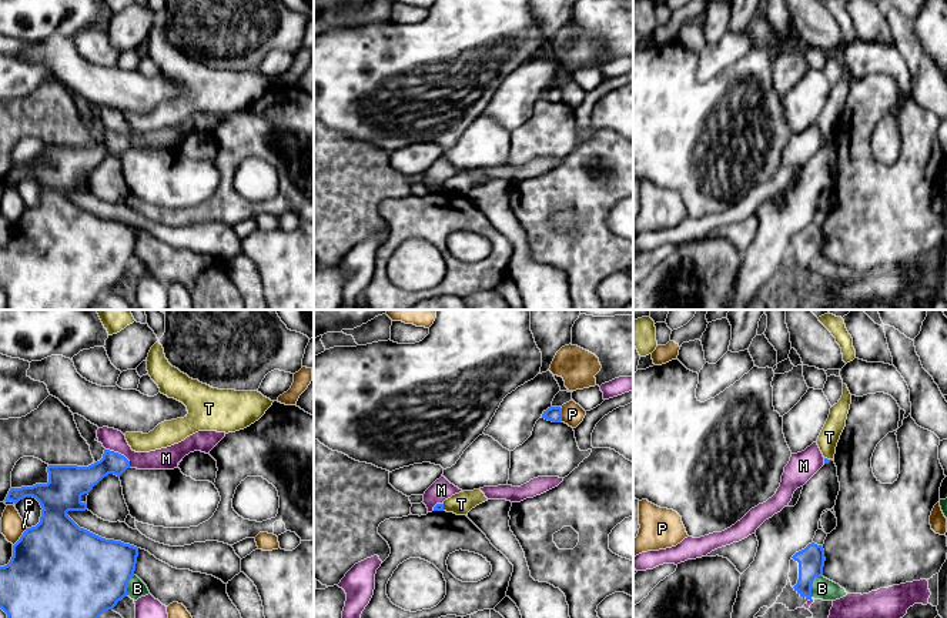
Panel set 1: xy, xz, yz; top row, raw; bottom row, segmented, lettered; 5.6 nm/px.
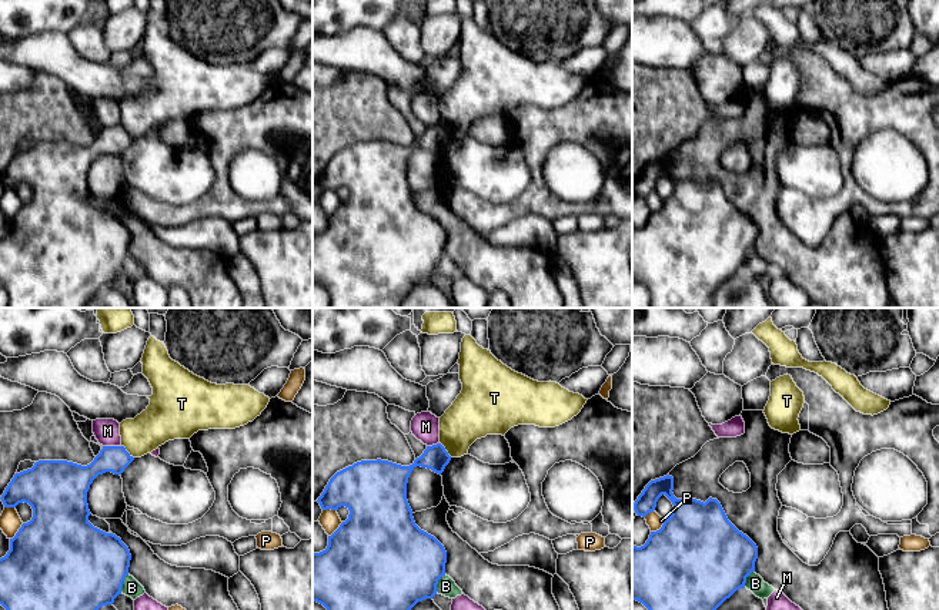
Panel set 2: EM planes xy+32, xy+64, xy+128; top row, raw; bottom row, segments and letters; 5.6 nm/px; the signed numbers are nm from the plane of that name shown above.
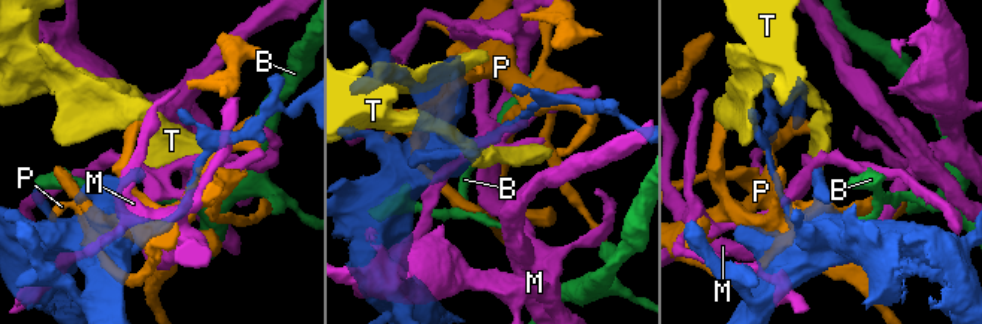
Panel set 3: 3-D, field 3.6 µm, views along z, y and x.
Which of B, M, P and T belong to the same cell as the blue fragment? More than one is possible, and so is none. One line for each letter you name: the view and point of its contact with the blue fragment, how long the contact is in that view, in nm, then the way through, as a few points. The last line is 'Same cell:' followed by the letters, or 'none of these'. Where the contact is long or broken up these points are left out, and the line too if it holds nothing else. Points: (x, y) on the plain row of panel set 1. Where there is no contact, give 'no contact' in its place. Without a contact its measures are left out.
Same cell: none of these

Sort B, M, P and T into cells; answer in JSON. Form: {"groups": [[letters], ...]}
{"groups": [["B"], ["M"], ["P"], ["T"]]}

